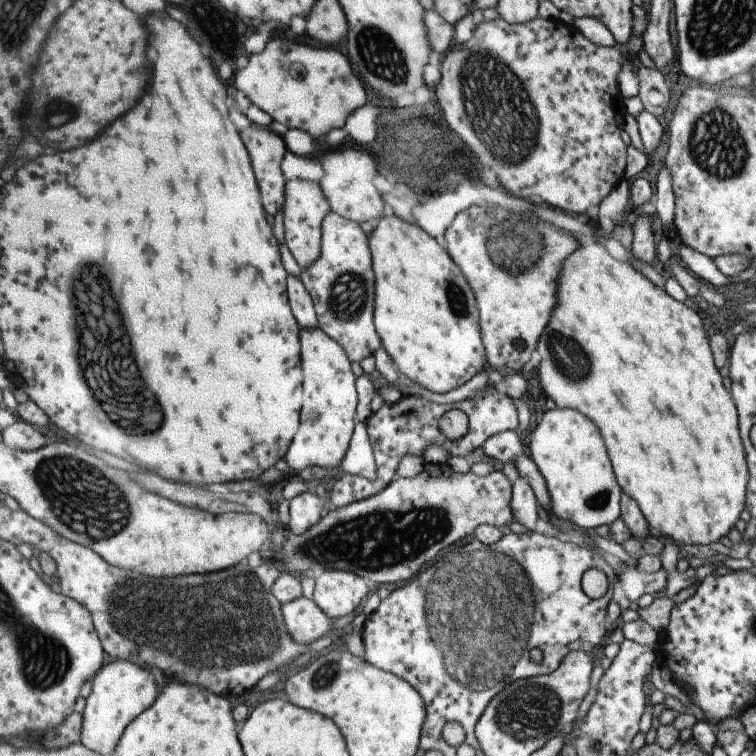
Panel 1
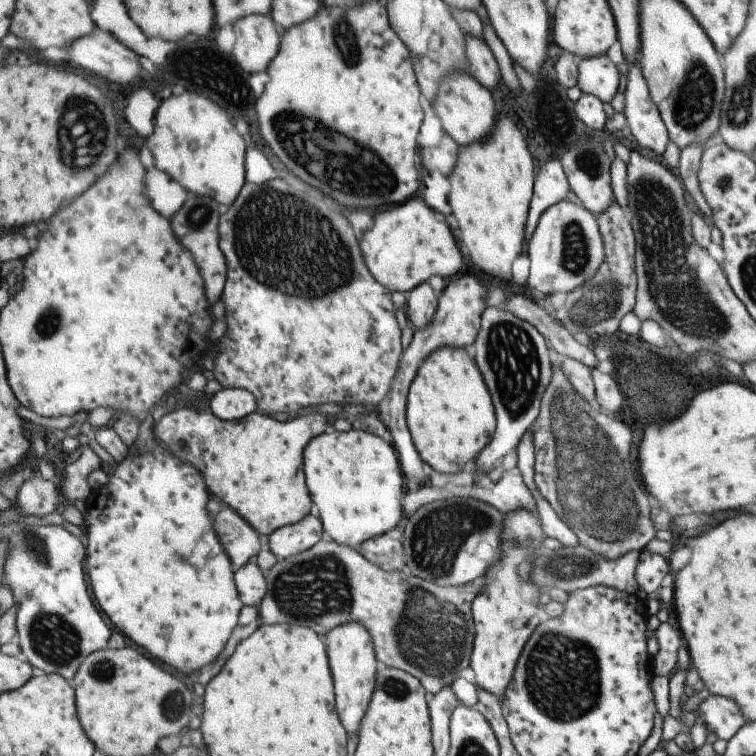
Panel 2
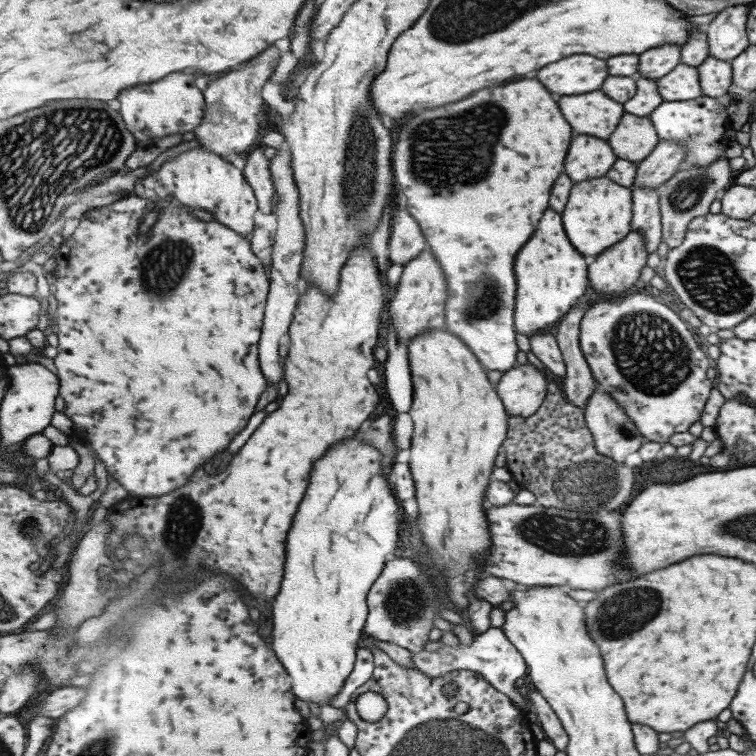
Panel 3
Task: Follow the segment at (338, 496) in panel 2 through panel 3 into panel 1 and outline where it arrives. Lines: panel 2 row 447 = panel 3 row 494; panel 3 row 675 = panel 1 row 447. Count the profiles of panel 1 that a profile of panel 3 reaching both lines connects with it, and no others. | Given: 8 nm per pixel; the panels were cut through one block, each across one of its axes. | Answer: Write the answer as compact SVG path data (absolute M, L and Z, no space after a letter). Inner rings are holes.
M313 328L313 330L303 330L303 334L301 334L301 344L303 344L303 358L305 358L305 400L309 402L307 404L307 412L303 410L301 412L301 428L299 429L299 434L297 434L297 438L293 440L293 446L289 448L288 453L284 456L284 460L286 464L293 469L294 471L303 470L303 468L311 468L311 466L321 466L321 468L327 468L328 471L331 468L337 468L340 466L341 462L344 461L345 456L348 454L348 450L351 448L354 430L358 425L358 388L357 388L357 380L355 378L355 374L353 374L353 370L351 370L352 359L349 358L348 352L344 349L343 346L334 338L331 338L323 329L321 328Z

